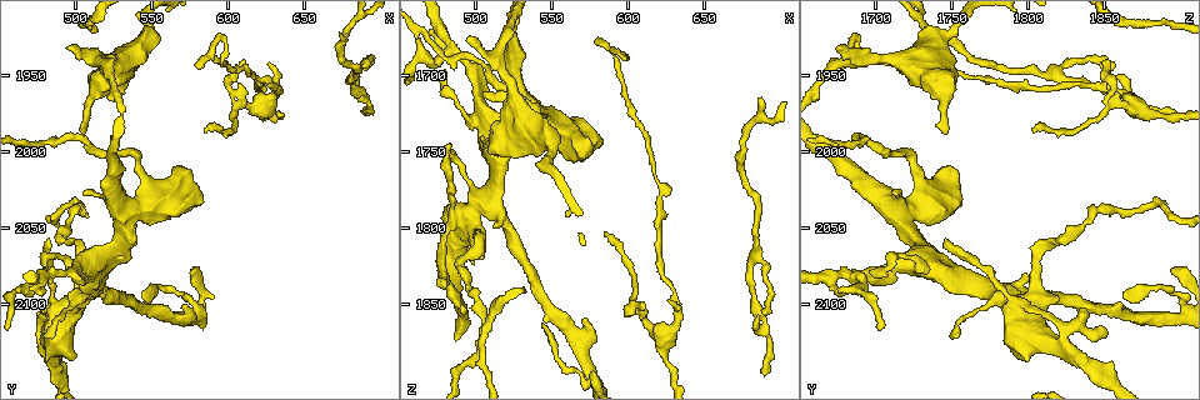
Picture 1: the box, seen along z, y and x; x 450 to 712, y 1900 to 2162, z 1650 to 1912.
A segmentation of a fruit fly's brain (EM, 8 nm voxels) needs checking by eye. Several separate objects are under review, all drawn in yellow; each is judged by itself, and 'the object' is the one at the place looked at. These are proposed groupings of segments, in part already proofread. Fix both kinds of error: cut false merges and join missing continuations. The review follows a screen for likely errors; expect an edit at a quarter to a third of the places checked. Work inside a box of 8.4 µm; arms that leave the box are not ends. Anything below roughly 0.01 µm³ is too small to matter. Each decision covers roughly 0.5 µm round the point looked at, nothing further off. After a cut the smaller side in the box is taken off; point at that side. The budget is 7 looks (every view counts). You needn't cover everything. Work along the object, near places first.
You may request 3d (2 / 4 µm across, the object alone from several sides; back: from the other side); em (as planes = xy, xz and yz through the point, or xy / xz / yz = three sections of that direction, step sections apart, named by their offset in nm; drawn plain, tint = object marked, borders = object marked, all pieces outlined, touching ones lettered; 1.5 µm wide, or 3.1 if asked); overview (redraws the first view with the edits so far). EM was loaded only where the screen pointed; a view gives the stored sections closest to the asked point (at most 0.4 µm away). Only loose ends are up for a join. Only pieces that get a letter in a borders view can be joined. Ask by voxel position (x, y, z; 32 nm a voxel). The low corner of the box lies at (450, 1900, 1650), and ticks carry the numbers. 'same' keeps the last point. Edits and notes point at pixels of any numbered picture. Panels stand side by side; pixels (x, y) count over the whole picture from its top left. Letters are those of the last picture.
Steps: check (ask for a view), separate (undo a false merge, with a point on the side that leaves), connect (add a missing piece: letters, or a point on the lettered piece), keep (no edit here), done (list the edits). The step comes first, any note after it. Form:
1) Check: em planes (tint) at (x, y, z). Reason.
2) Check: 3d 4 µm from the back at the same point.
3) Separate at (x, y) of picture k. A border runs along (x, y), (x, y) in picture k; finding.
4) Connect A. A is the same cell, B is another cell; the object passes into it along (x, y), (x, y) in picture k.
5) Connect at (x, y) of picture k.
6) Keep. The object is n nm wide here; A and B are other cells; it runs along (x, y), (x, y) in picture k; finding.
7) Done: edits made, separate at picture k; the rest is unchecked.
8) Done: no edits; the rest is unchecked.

Check: 3d 2 µm at (494, 1930, 1676). Free end.

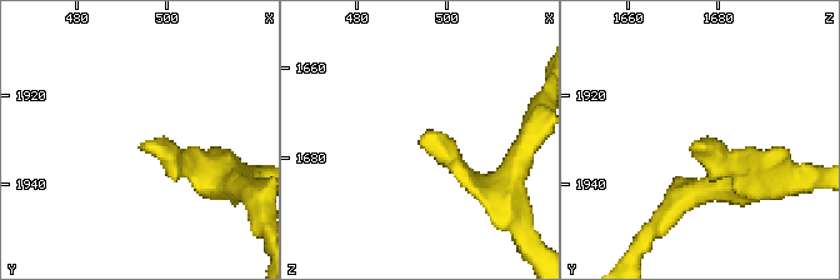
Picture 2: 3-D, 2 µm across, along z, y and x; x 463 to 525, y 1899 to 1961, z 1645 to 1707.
Check: em yz step 4 (borders) at (495, 1931, 1676). Need the tissue.

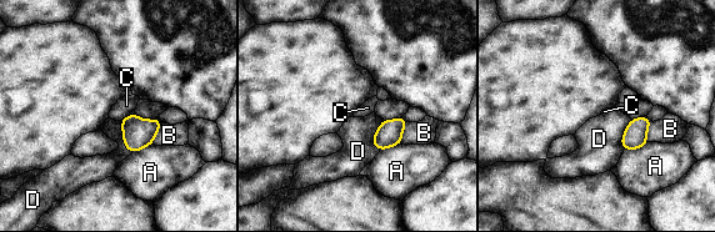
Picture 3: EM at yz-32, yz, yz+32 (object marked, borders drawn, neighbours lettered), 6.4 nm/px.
Check: em planes (borders) at the same point. Another direction.

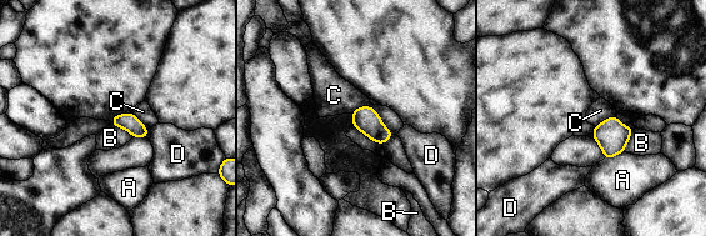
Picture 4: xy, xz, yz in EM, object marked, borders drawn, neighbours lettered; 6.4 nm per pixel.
Keep. A, B, C and D are other cells; none of them fits.

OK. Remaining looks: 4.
Check: em planes (borders) at (480, 2080, 1698). Thin end.

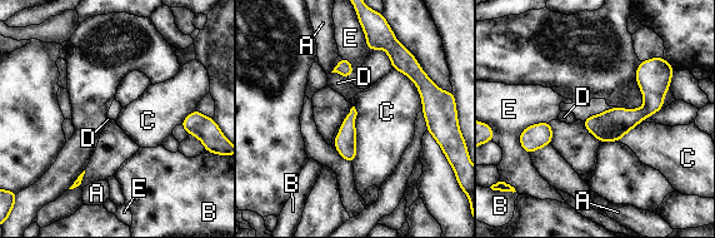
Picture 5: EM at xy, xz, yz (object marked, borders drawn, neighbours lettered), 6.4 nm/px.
Keep. A, B, C, D and E are other cells; no lettered piece goes on from it.

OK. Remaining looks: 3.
Check: 3d 4 µm at (484, 2120, 1750). Branch stops here.

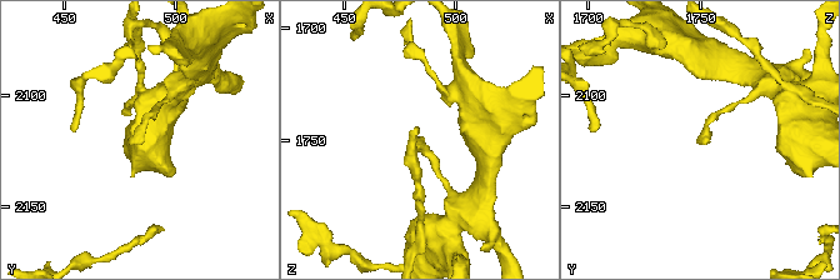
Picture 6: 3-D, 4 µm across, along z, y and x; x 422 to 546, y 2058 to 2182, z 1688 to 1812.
Check: em planes (plain) at (486, 2121, 1750).

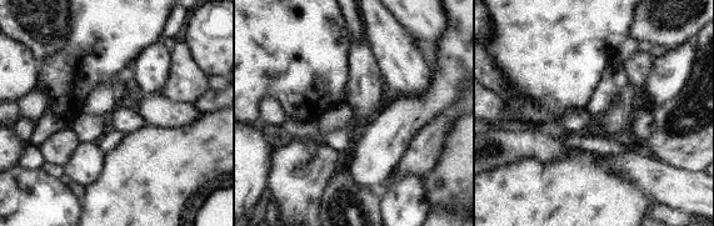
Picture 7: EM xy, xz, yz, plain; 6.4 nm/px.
Check: em planes (borders) at the same point.

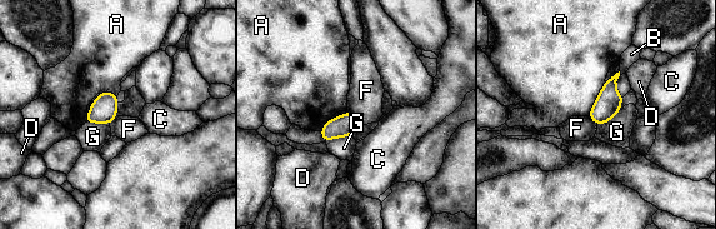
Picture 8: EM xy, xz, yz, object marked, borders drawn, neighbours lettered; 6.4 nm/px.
Keep. The longest contact is with A, 190 nm; A, B, C, D, F and G are other cells; a border runs along (348, 110), (355, 117), (358, 123) in picture 8; none of them fits.

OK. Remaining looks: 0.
Done: no edits; the rest is unchecked.

